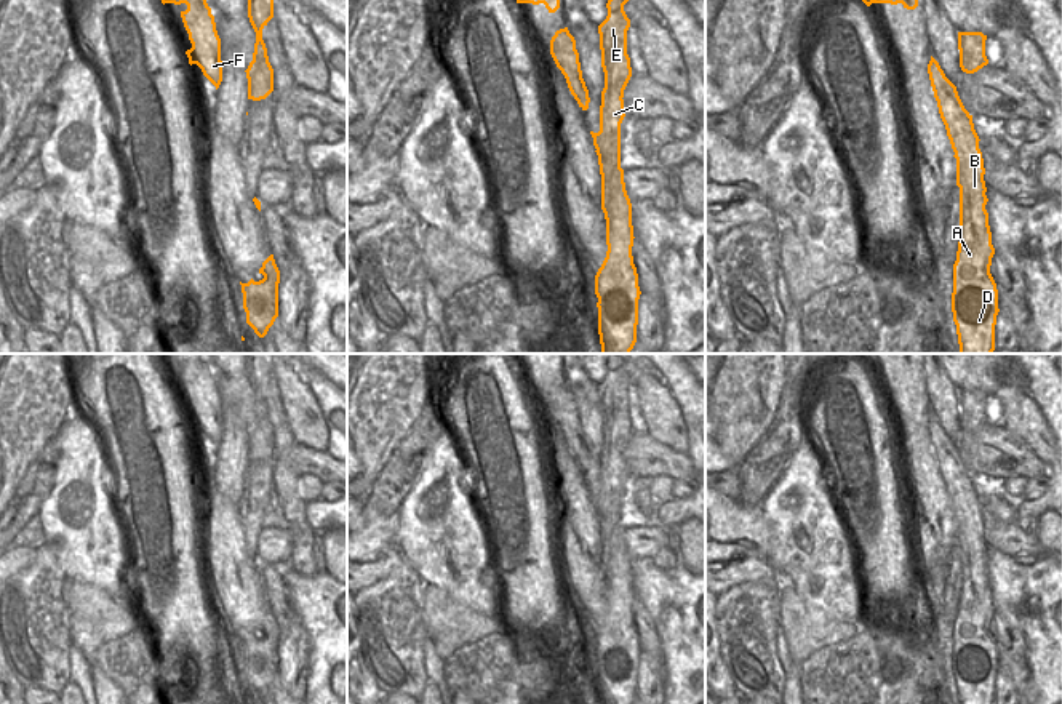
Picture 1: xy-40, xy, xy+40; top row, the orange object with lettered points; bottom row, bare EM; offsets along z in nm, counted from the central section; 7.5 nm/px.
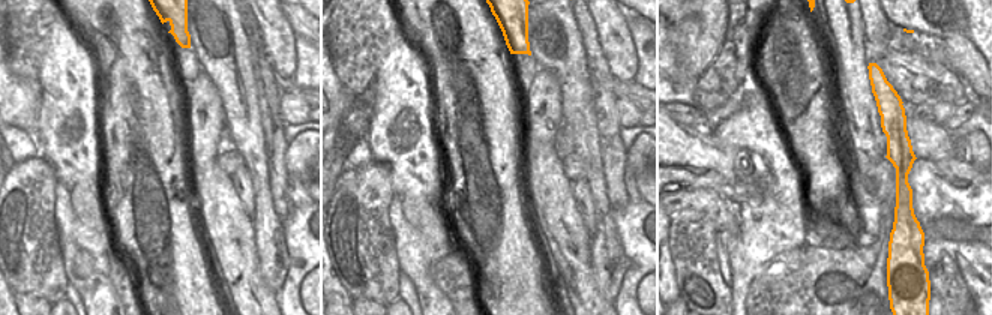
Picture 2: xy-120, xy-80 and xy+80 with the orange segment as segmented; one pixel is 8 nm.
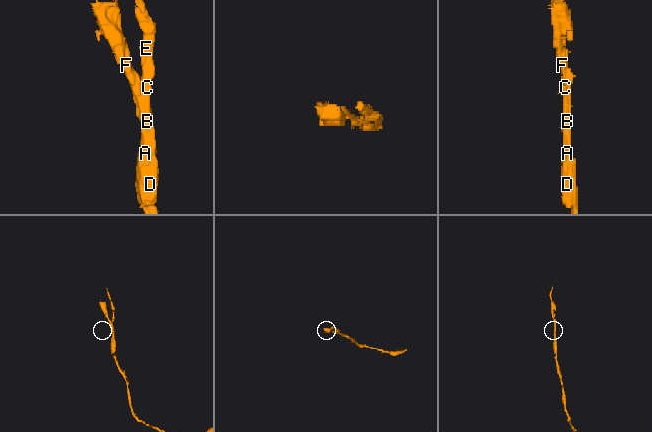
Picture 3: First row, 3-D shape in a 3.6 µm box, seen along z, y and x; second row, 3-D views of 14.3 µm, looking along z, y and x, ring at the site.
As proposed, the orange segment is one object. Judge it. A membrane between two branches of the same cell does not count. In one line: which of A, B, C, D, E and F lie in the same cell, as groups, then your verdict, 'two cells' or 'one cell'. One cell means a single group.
A B D F / C E; two cells

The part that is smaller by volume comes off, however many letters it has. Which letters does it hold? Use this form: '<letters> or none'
C, E

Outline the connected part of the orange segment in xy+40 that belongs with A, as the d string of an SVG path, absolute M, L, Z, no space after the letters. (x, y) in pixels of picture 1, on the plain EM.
M979 506L956 517L960 600L953 622L952 670L960 704L995 704L998 648L990 632L995 606L988 584L985 526Z

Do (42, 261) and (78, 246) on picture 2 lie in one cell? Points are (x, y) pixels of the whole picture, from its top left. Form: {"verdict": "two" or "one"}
{"verdict": "two"}

